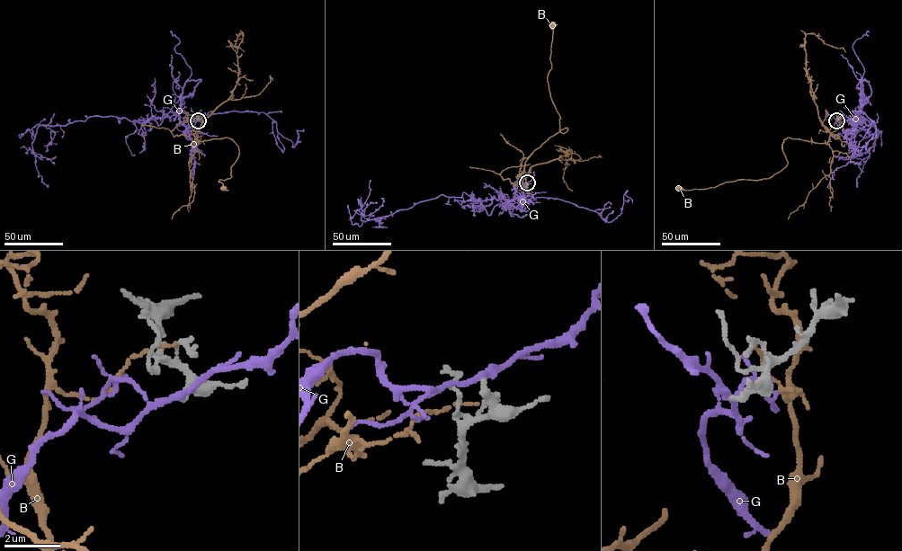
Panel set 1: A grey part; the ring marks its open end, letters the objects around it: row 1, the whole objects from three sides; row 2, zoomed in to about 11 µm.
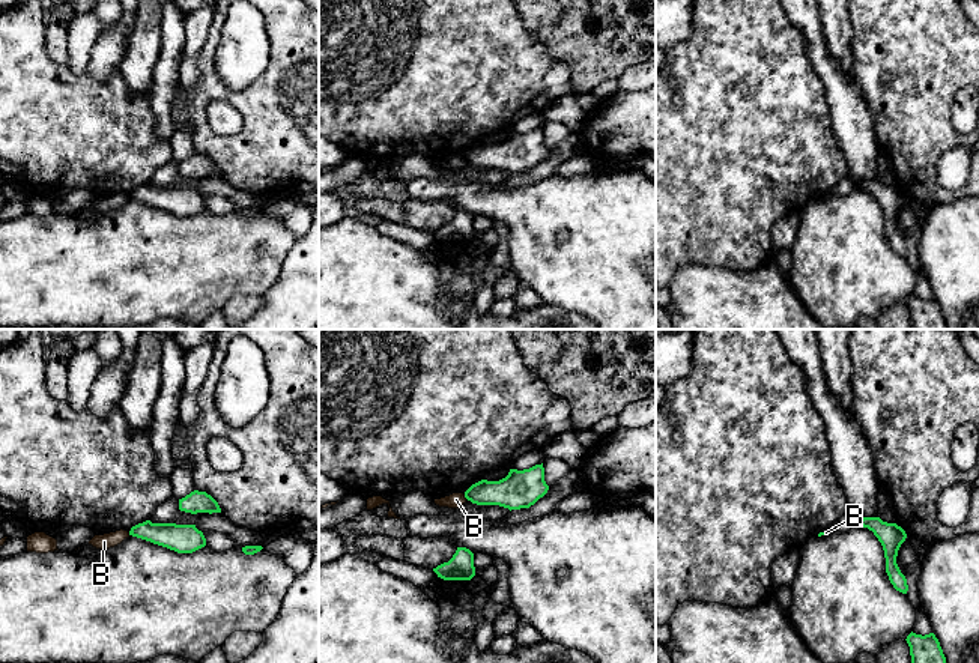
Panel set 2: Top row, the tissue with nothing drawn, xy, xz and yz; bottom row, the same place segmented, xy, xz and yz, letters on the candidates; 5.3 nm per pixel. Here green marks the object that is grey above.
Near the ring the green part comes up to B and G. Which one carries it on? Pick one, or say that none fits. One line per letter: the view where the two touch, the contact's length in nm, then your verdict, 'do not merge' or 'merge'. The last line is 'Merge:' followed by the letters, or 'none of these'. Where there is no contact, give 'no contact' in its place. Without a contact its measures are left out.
B: meets green in xz; contact 30 nm long; do not merge
G: no contact; do not merge
Merge: none of these

